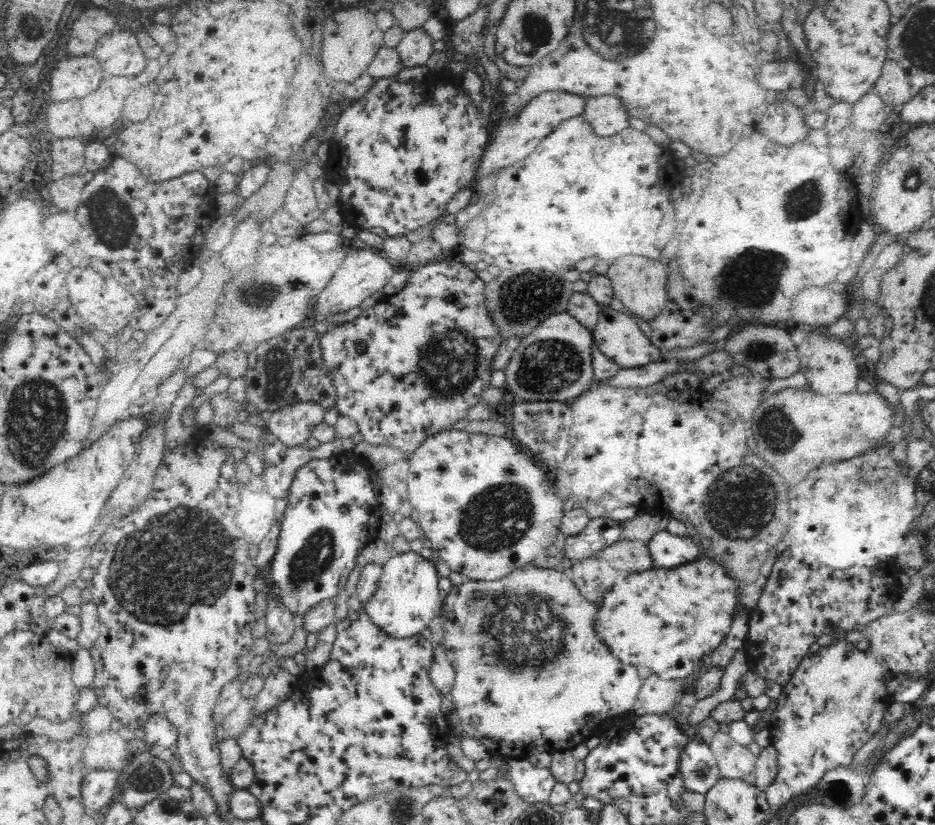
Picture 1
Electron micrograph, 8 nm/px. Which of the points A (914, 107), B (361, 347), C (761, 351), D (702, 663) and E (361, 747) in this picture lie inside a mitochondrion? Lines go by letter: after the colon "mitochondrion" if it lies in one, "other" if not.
A: other
B: other
C: mitochondrion
D: other
E: other

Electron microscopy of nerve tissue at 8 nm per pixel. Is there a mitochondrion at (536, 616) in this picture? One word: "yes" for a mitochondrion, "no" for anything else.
yes

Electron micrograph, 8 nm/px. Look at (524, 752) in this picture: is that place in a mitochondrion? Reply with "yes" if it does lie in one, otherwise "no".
no

